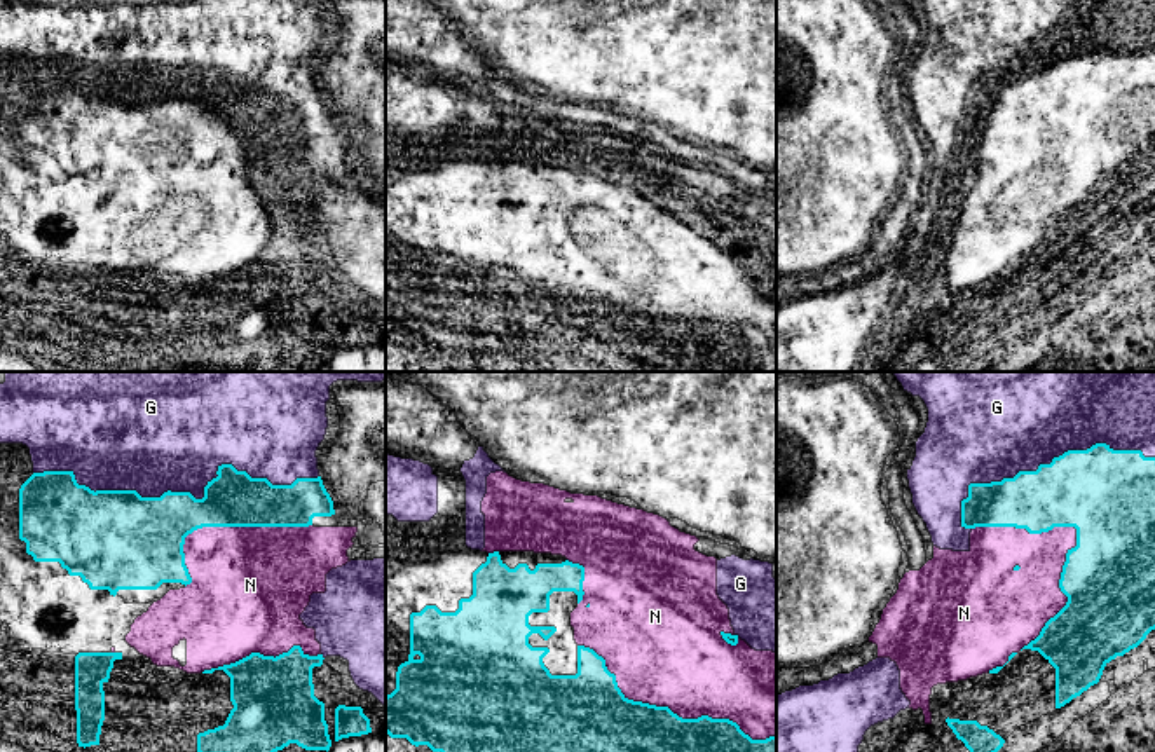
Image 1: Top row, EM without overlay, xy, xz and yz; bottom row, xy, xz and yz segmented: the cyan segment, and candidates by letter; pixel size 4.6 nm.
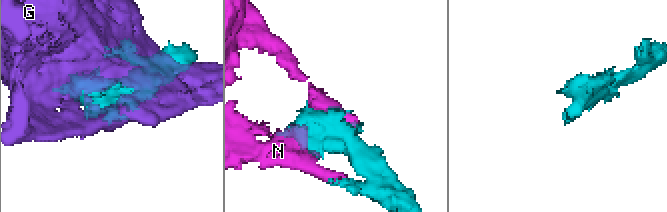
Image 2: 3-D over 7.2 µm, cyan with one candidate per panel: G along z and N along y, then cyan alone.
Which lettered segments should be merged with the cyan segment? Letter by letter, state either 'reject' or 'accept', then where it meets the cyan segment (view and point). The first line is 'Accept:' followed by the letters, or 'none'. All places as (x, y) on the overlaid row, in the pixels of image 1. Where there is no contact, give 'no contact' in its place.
Accept: N
G: reject; meets cyan in xy at (180, 492)
N: accept; meets cyan in yz at (1061, 590)

